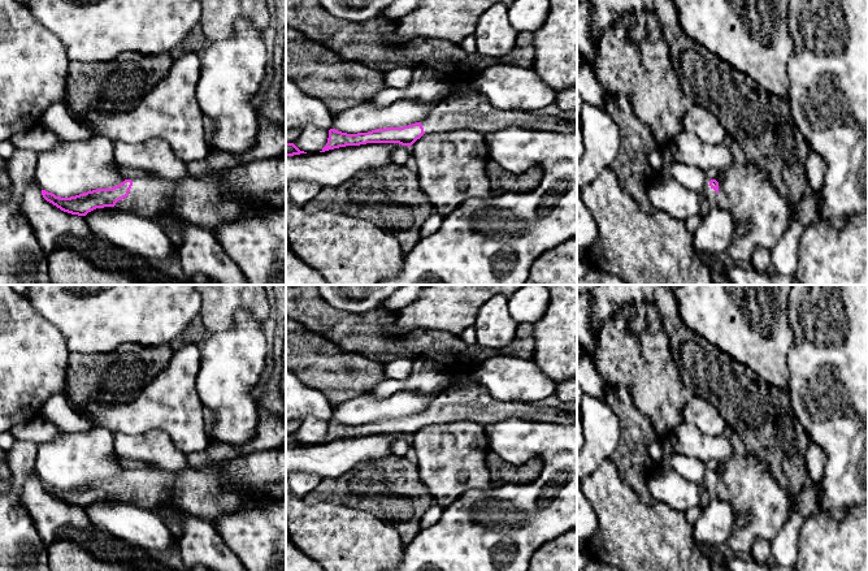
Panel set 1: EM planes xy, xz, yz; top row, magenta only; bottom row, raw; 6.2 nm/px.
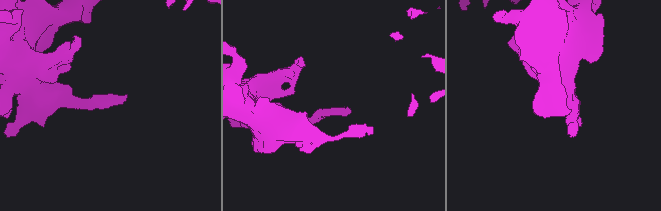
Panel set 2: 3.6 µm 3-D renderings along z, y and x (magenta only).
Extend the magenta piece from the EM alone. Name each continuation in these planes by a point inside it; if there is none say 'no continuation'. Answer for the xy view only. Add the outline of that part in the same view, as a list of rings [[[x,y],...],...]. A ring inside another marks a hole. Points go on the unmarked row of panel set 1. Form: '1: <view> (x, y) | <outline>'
1: xy (261, 475) | [[[286,450],[253,451],[229,462],[187,467],[178,475],[152,468],[131,471],[130,484],[114,498],[148,507],[174,484],[175,503],[190,515],[209,519],[216,511],[234,511],[244,499],[286,497]]]

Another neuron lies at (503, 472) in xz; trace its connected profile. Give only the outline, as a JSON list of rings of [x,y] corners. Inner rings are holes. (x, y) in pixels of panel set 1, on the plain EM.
[[[491,450],[487,453],[486,466],[491,473],[492,488],[508,484],[531,483],[541,475],[543,470],[543,462],[541,458],[515,463],[502,459]]]

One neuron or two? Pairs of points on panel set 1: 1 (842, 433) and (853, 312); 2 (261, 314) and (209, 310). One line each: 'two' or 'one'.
1: one
2: one

